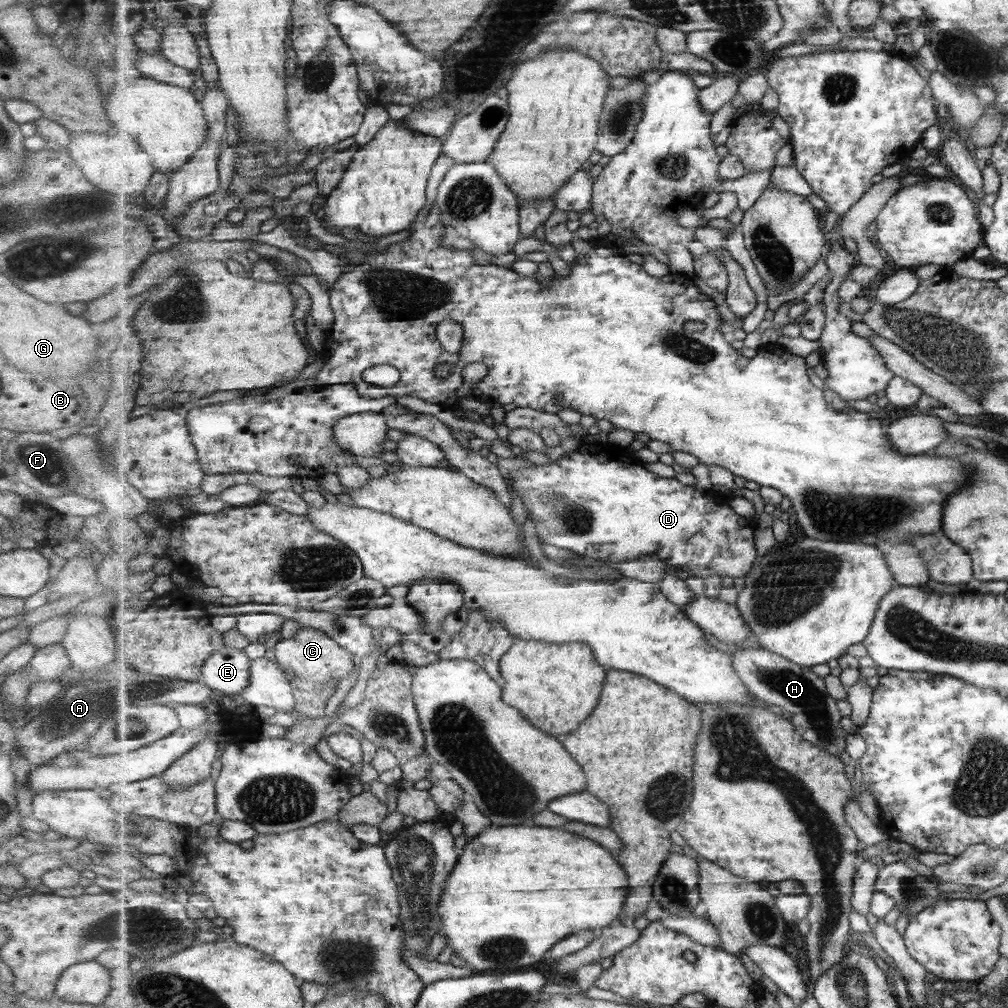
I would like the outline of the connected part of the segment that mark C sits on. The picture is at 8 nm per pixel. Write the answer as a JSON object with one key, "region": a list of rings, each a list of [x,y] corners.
{"region":[[[302,627],[290,638],[273,640],[276,661],[281,665],[293,684],[293,694],[297,699],[295,711],[315,718],[323,717],[327,700],[323,698],[323,687],[327,681],[337,677],[337,681],[353,672],[358,662],[353,660],[353,653],[345,650],[336,640],[321,630]]]}

